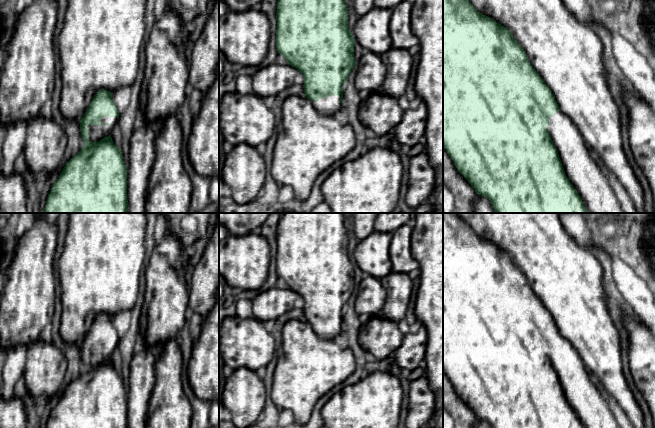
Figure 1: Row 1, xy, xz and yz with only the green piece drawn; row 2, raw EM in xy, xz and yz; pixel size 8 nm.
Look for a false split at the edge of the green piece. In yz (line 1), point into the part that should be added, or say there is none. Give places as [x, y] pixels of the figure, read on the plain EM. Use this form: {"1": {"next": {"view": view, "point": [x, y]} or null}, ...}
{"1": {"next": {"view": "yz", "point": [584, 398]}}}

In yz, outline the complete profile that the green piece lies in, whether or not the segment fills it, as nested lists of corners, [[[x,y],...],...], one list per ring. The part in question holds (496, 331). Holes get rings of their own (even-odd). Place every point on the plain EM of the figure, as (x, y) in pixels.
[[[443,213],[443,371],[453,384],[457,394],[471,408],[475,416],[488,422],[491,428],[583,428],[584,425],[587,428],[621,428],[606,400],[602,397],[599,390],[595,387],[592,380],[590,379],[588,371],[576,349],[567,339],[560,335],[550,312],[545,308],[543,303],[530,288],[524,273],[514,263],[510,254],[497,247],[490,241],[477,235],[469,226],[469,224],[457,213]]]

